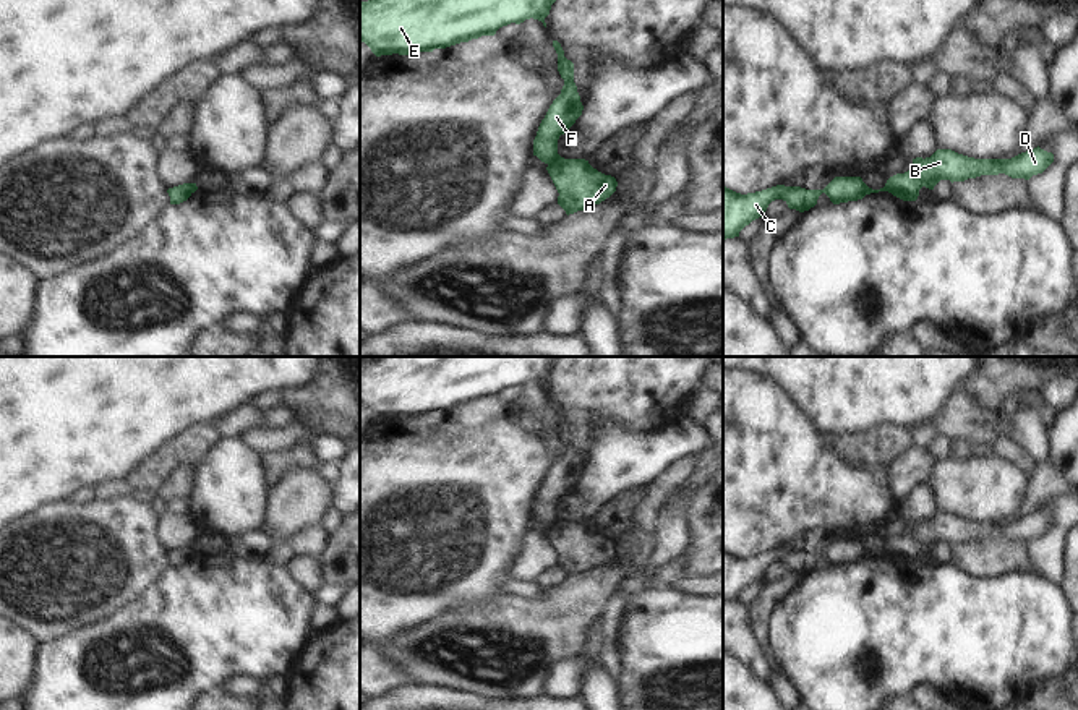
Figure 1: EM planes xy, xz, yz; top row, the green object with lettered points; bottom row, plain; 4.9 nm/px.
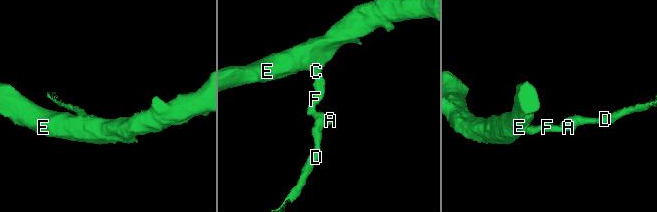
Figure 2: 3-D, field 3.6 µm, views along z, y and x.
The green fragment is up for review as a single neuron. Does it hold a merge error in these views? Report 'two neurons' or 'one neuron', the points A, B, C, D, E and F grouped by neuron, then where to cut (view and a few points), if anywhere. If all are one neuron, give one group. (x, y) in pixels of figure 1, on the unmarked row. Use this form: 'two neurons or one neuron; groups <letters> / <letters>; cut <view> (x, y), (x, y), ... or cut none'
two neurons; groups A B D / C E F; cut xz (558, 517), (548, 527)

